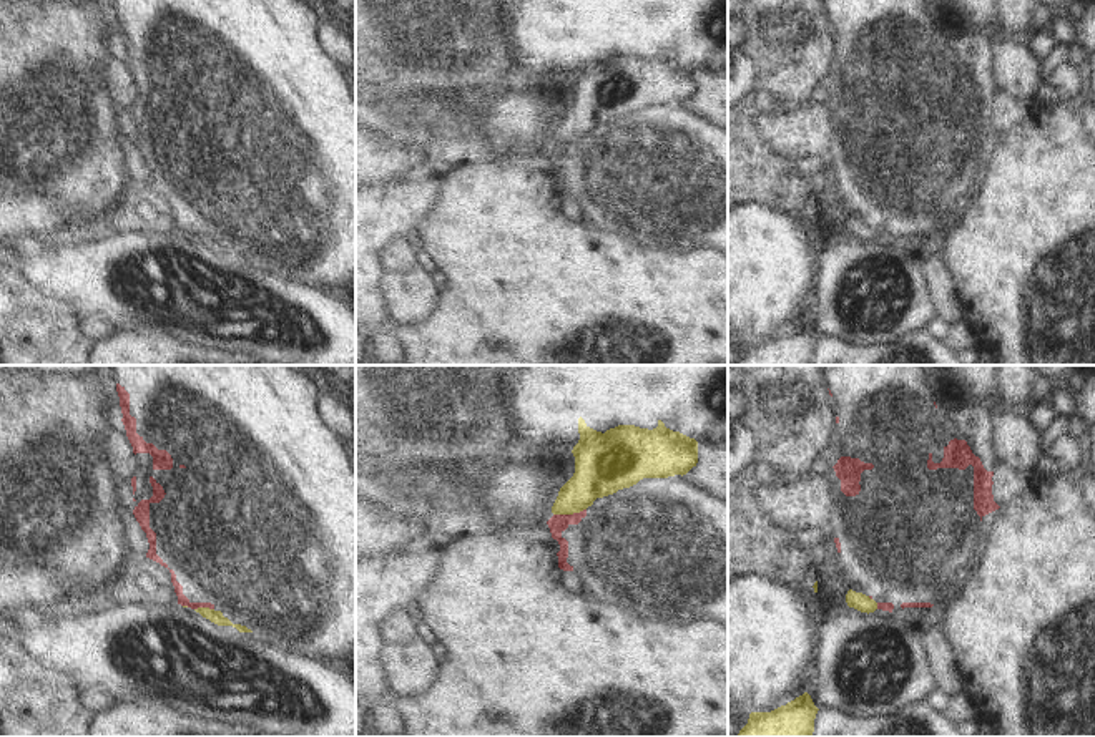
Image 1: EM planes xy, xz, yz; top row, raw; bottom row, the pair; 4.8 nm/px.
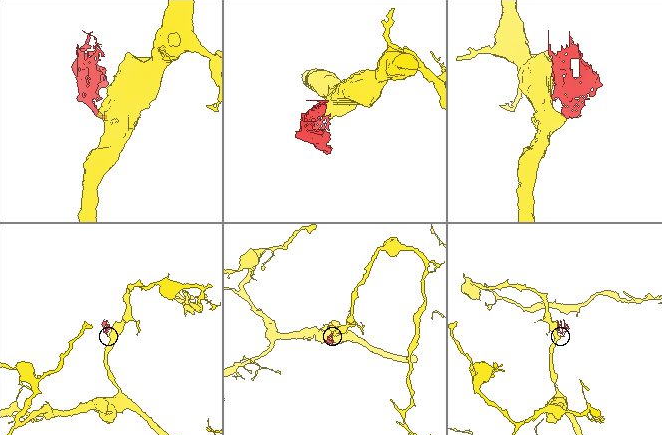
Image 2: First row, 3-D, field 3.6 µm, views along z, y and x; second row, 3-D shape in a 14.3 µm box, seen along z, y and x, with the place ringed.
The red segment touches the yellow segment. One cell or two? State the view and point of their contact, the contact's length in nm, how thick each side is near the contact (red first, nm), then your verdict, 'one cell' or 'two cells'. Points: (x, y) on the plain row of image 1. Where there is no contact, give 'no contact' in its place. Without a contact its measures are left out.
xz (569, 143) | 160 nm | 90/220 nm | two cells

